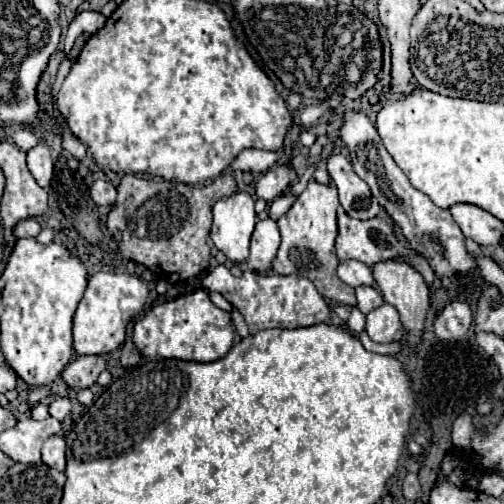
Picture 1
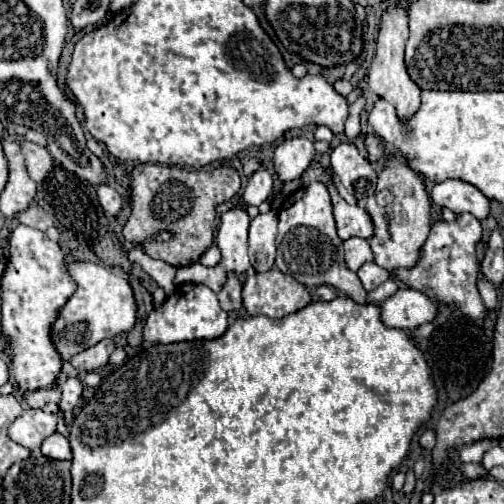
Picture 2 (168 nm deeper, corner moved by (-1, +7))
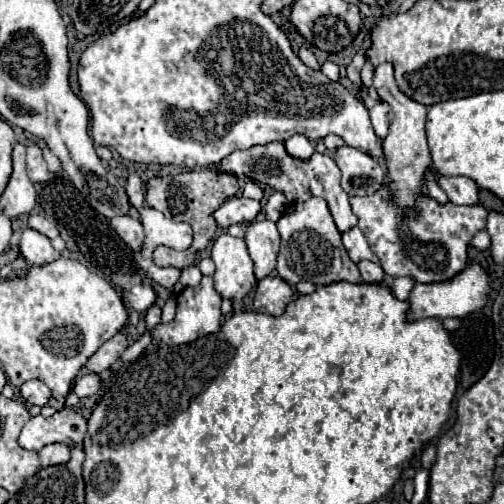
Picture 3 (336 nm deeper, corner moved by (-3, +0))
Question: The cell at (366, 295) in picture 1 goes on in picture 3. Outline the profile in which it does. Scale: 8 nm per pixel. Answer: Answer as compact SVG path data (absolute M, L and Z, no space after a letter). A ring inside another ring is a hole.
M359 260L357 266L359 266L361 278L363 278L365 282L383 282L385 272L383 272L383 268L381 268L379 264L375 264L375 262L371 262L371 260Z

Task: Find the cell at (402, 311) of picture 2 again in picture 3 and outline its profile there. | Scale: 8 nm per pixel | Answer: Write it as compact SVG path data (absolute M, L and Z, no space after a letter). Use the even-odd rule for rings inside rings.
M469 262L453 280L445 280L445 284L417 284L411 290L409 296L409 320L419 318L455 318L455 316L467 316L487 304L487 298L491 294L491 278L487 270L479 262Z

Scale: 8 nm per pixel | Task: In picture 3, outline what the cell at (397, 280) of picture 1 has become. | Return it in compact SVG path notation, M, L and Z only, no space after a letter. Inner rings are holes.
M381 64L375 70L373 76L373 86L379 92L379 96L393 108L395 120L391 122L391 130L387 138L383 140L385 146L385 162L387 162L387 176L385 184L393 190L393 198L399 206L403 208L413 208L415 198L423 194L423 174L431 166L431 152L427 146L425 138L425 118L427 118L427 108L411 98L407 98L395 84L393 78L393 66L391 64Z

